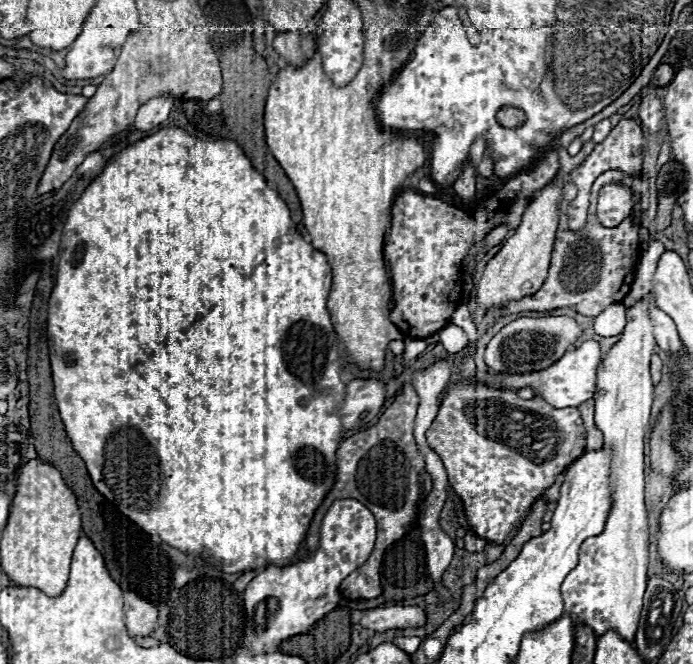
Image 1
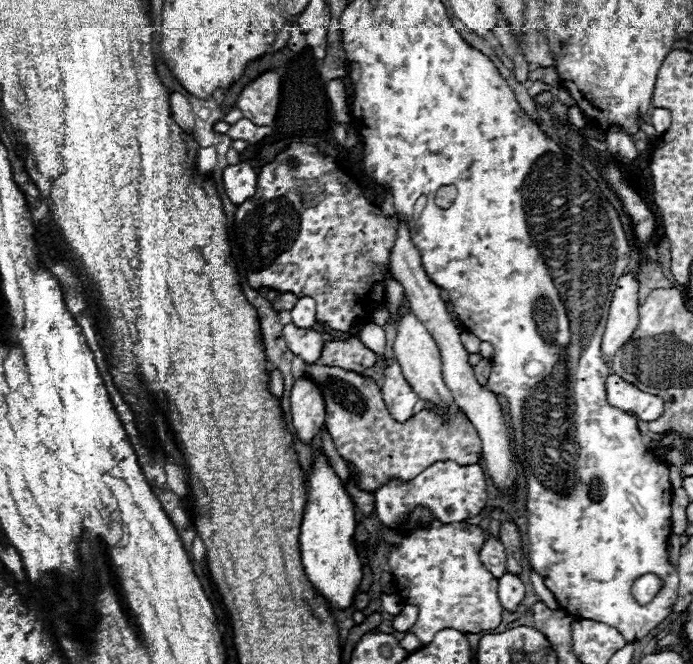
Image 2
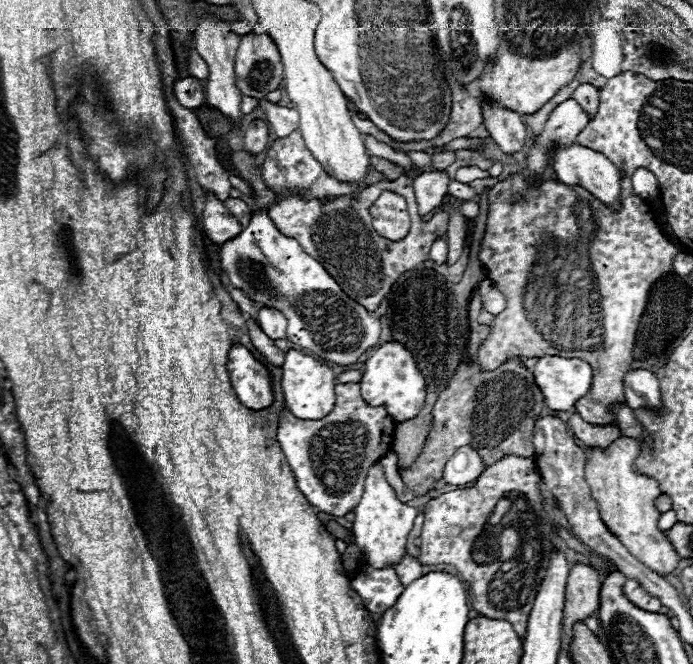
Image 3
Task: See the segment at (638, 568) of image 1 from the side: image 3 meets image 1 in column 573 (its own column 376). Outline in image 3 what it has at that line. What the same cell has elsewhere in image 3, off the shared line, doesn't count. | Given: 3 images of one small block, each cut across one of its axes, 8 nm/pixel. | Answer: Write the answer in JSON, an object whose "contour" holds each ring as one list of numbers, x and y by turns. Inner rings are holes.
{"contour":[[364,564,356,578,352,578,352,588,362,598,366,610,372,612,374,616,384,614,404,590,394,568,376,570,368,564]]}

